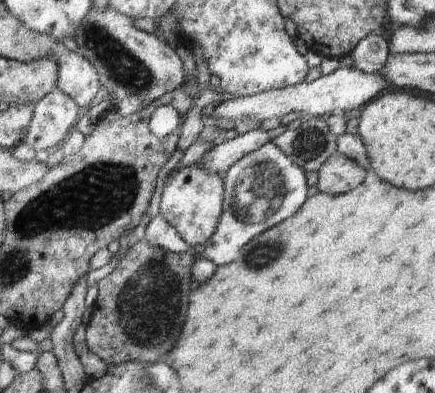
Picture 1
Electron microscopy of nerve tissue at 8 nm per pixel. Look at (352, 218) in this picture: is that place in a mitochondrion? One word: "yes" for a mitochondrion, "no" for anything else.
no

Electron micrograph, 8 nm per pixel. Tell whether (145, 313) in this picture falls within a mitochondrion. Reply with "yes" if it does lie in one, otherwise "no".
yes

